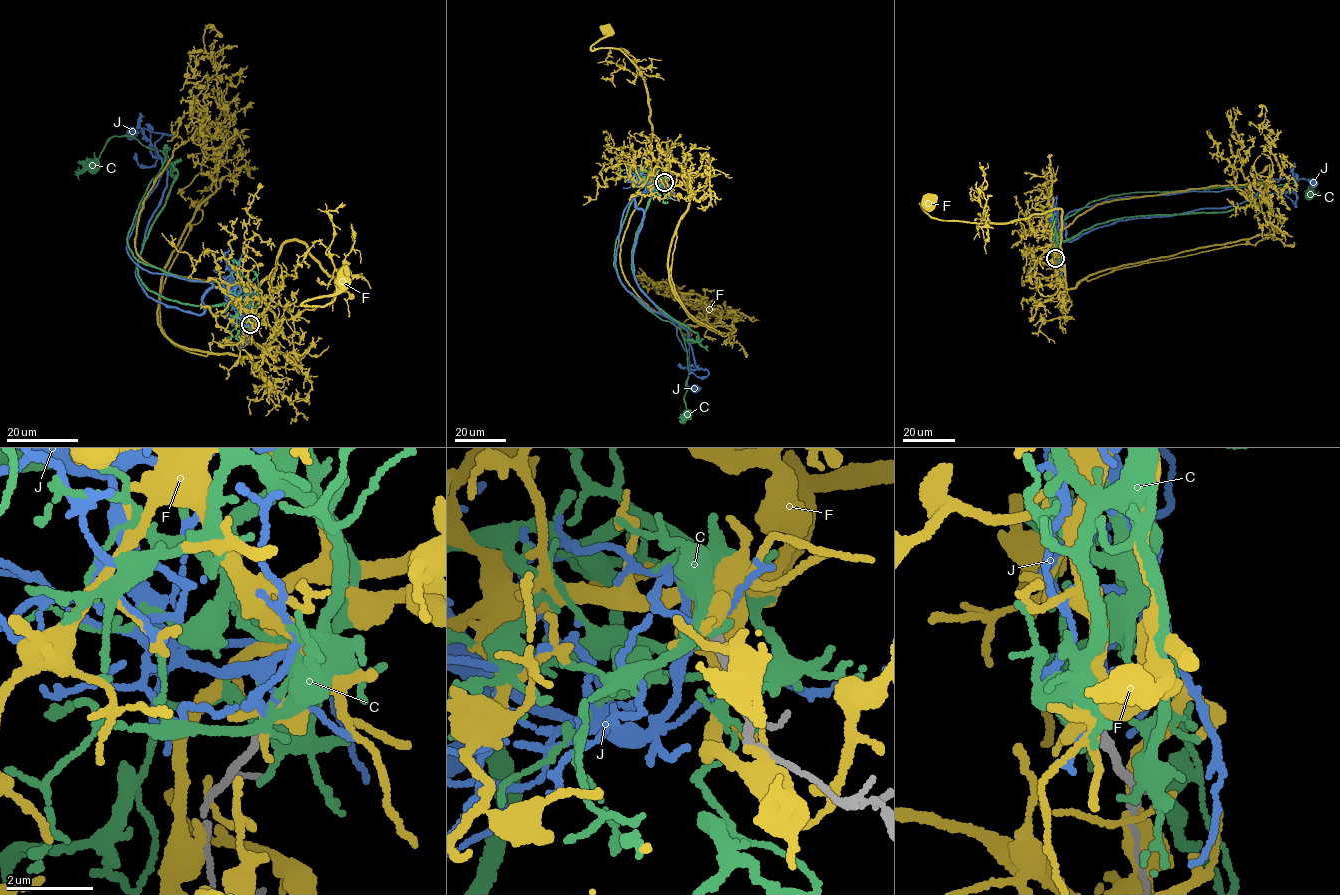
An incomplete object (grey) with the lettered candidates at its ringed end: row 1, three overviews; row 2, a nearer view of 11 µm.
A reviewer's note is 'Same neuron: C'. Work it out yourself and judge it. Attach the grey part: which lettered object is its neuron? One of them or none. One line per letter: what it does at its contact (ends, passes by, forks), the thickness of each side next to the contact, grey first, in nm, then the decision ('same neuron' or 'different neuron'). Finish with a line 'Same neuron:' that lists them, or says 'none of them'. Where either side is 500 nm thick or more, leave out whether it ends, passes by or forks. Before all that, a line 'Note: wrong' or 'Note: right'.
Note: right
C: it forks; calibres 240 and 200 nm; same neuron
F: it forks; calibres 240 and 280 nm; different neuron
J: it forks; calibres 220 and 200 nm; different neuron
Same neuron: C

